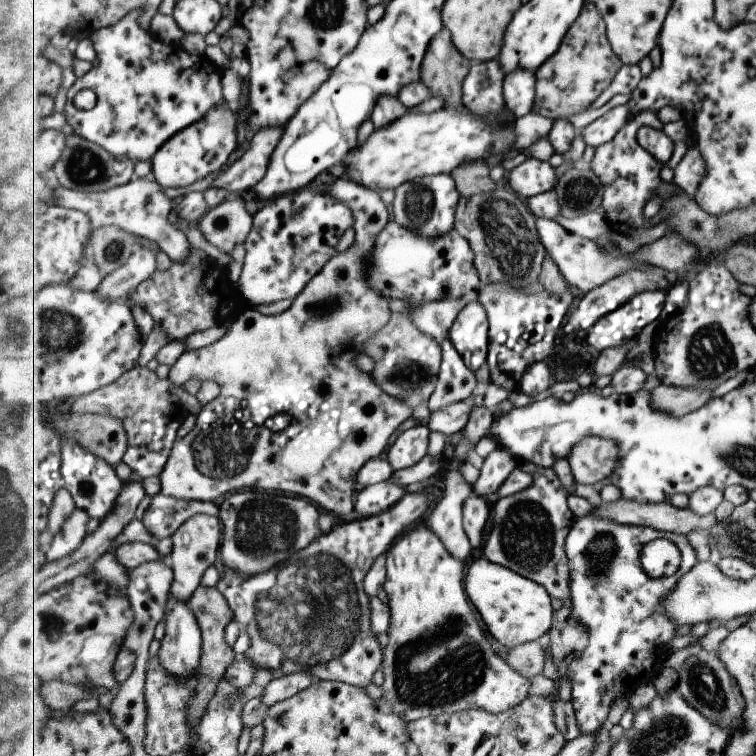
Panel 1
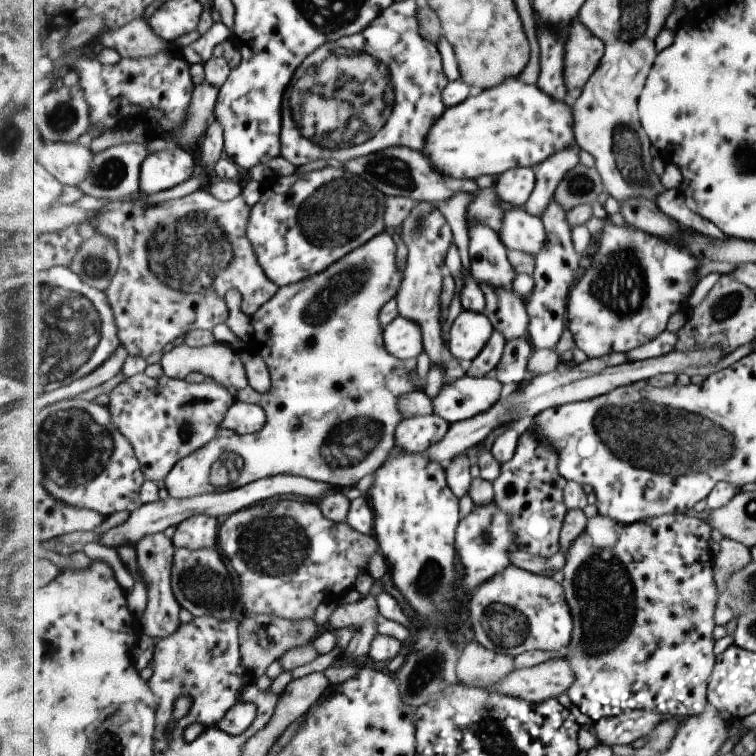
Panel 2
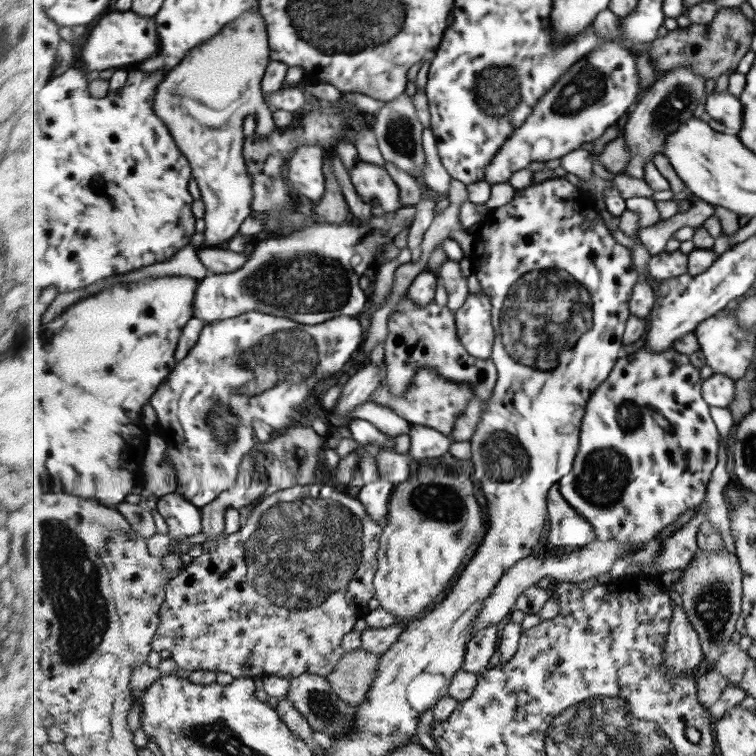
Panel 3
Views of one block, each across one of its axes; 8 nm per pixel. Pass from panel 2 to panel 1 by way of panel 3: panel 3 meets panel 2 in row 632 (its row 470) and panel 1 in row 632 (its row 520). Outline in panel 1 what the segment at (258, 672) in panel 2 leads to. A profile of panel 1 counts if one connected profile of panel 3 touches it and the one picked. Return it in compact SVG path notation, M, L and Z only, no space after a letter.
M199 585L199 588L188 600L188 605L198 618L202 627L204 638L202 664L197 670L198 683L194 695L188 704L188 723L191 729L195 729L202 723L203 717L207 714L210 700L216 695L220 682L224 679L228 668L234 663L235 650L225 640L225 630L234 621L233 609L229 606L228 600L214 587Z

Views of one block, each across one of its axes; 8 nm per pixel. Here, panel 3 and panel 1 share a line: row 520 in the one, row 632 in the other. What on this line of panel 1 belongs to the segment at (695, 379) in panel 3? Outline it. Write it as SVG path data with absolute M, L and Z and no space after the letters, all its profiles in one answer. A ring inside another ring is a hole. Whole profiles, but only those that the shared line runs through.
M587 514L584 517L577 519L572 526L571 532L566 540L566 551L568 557L570 558L570 583L571 583L571 597L572 597L572 605L573 605L573 616L580 620L580 623L583 623L589 631L590 641L588 647L583 651L583 654L580 654L579 658L576 658L571 663L571 666L568 668L568 678L571 680L571 701L573 703L574 709L576 710L576 719L580 728L580 735L595 735L596 732L603 726L607 724L607 712L611 710L611 704L617 700L617 698L627 697L630 698L633 696L634 692L643 685L648 685L649 683L653 683L654 680L661 674L663 670L663 662L671 654L668 648L669 640L675 636L675 632L677 632L677 625L670 619L668 613L664 612L664 605L662 602L664 598L670 595L670 592L675 590L675 586L678 585L678 582L681 580L682 576L689 573L691 569L694 568L695 565L698 564L698 554L696 548L689 542L687 535L677 534L672 532L663 532L655 529L654 527L642 527L637 525L622 525L616 523L615 521L609 519L602 519L601 517L595 517ZM658 538L666 538L672 540L682 552L682 563L680 564L679 570L670 577L663 577L660 579L656 579L650 577L644 570L641 560L641 553L643 547L650 543L652 540Z

